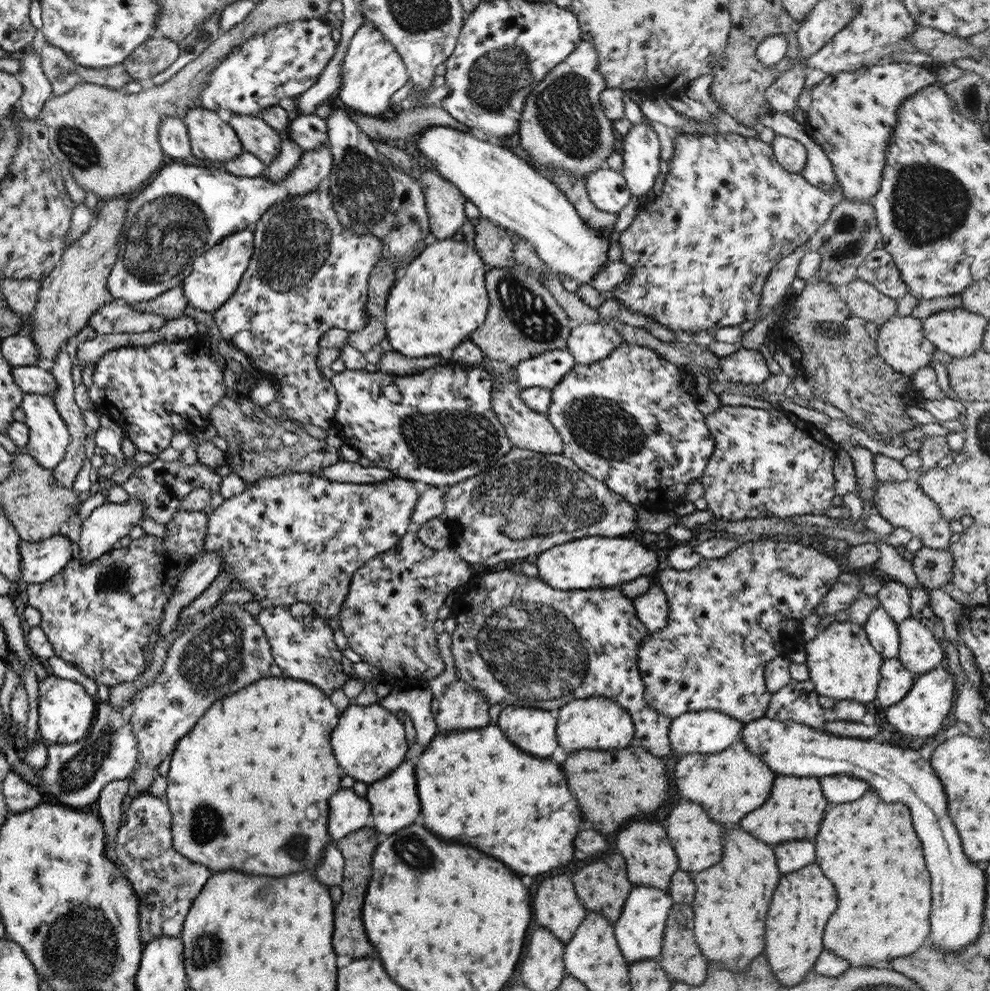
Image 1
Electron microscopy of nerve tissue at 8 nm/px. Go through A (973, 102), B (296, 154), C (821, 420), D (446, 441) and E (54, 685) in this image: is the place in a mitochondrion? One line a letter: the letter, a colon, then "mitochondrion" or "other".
A: mitochondrion
B: other
C: other
D: mitochondrion
E: other

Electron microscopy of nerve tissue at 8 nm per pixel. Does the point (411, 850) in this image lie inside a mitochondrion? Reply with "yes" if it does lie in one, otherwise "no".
yes

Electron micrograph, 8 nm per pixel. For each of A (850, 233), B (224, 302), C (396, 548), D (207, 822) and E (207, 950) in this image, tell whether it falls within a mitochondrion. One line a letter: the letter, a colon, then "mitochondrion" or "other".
A: mitochondrion
B: other
C: other
D: mitochondrion
E: mitochondrion

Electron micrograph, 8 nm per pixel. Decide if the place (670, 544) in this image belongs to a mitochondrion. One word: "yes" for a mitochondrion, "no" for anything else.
no

